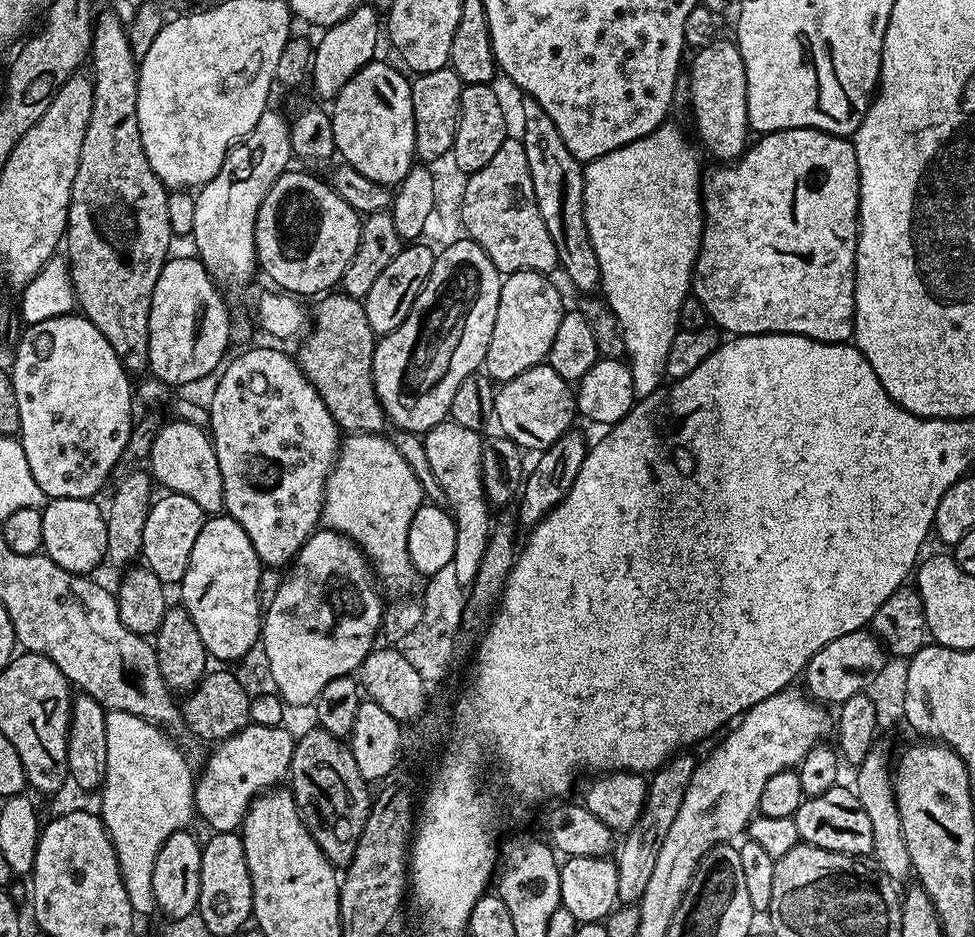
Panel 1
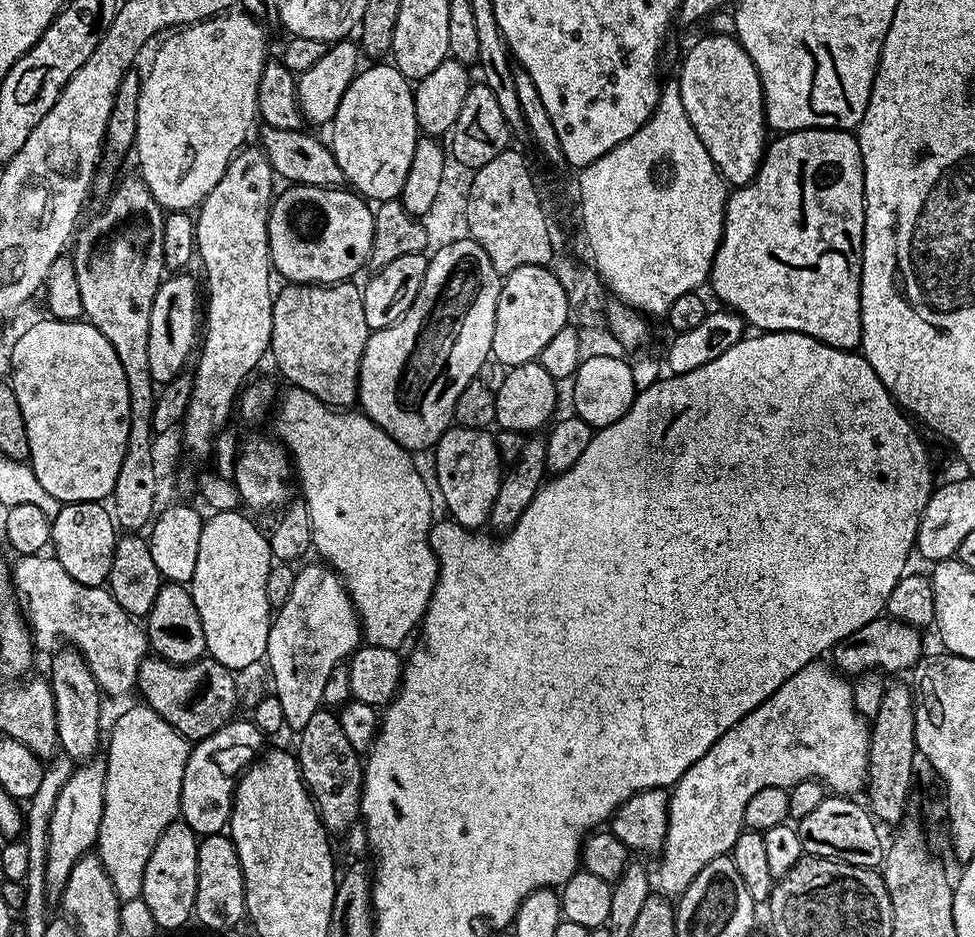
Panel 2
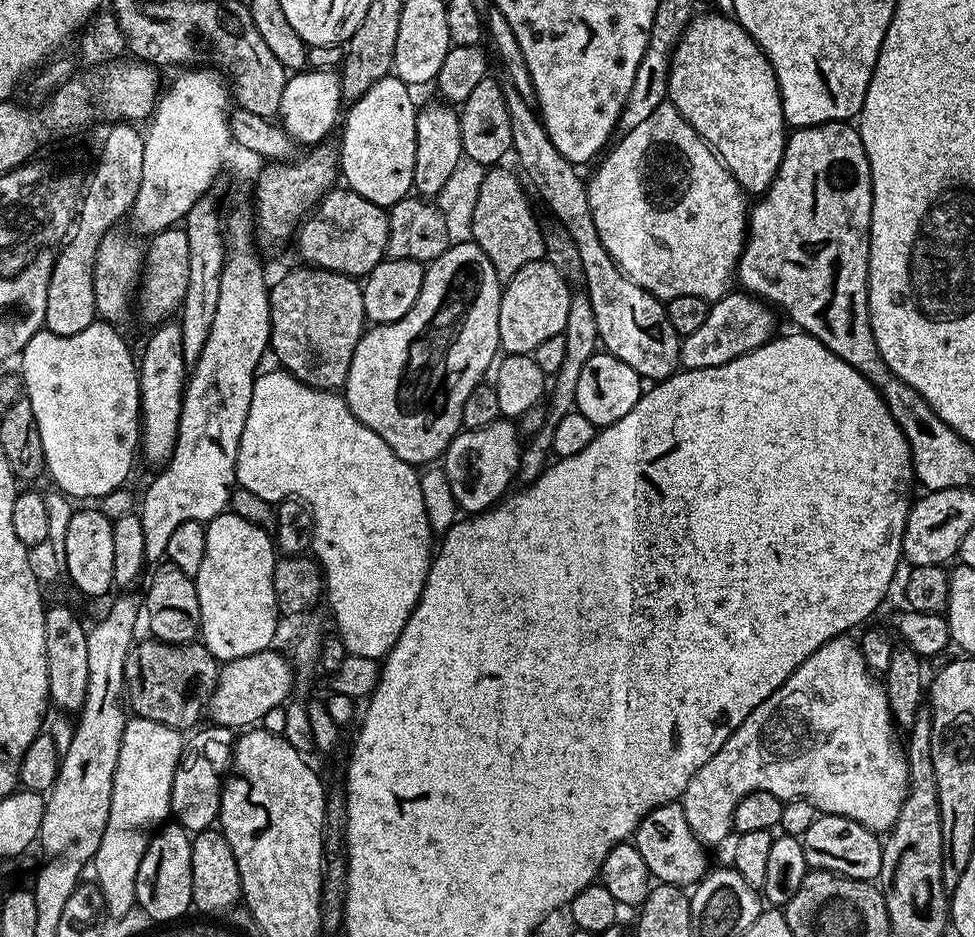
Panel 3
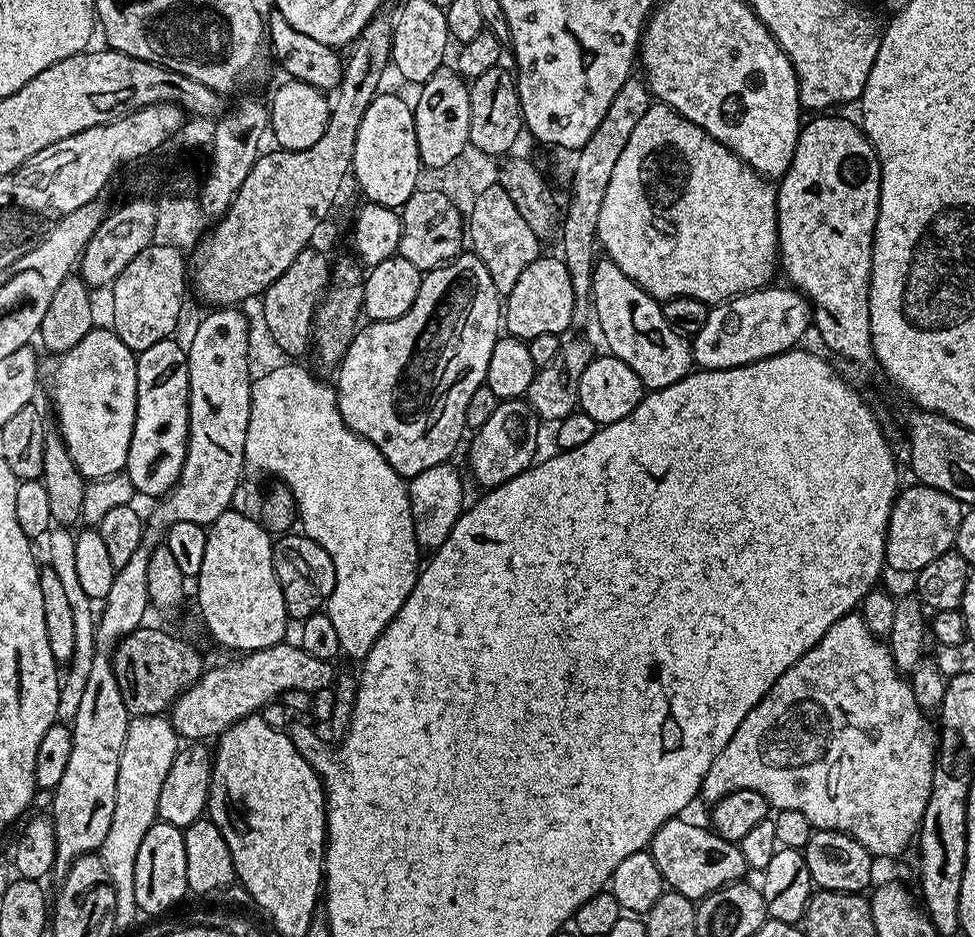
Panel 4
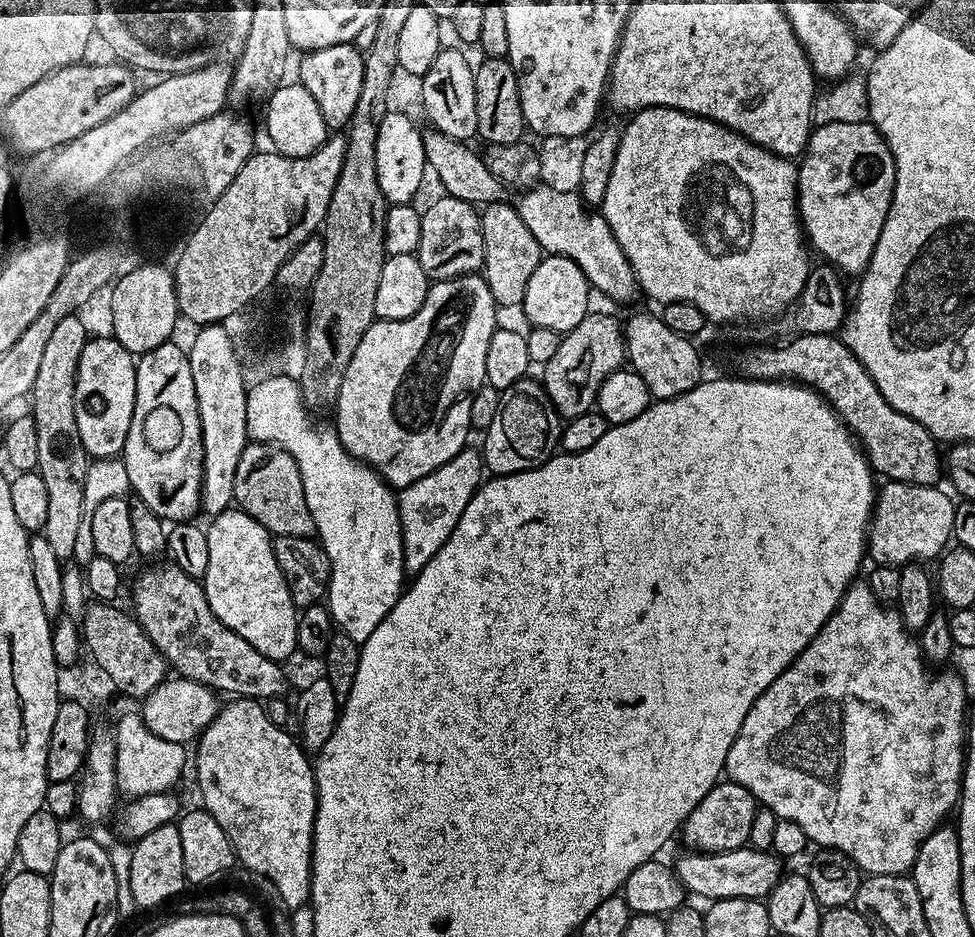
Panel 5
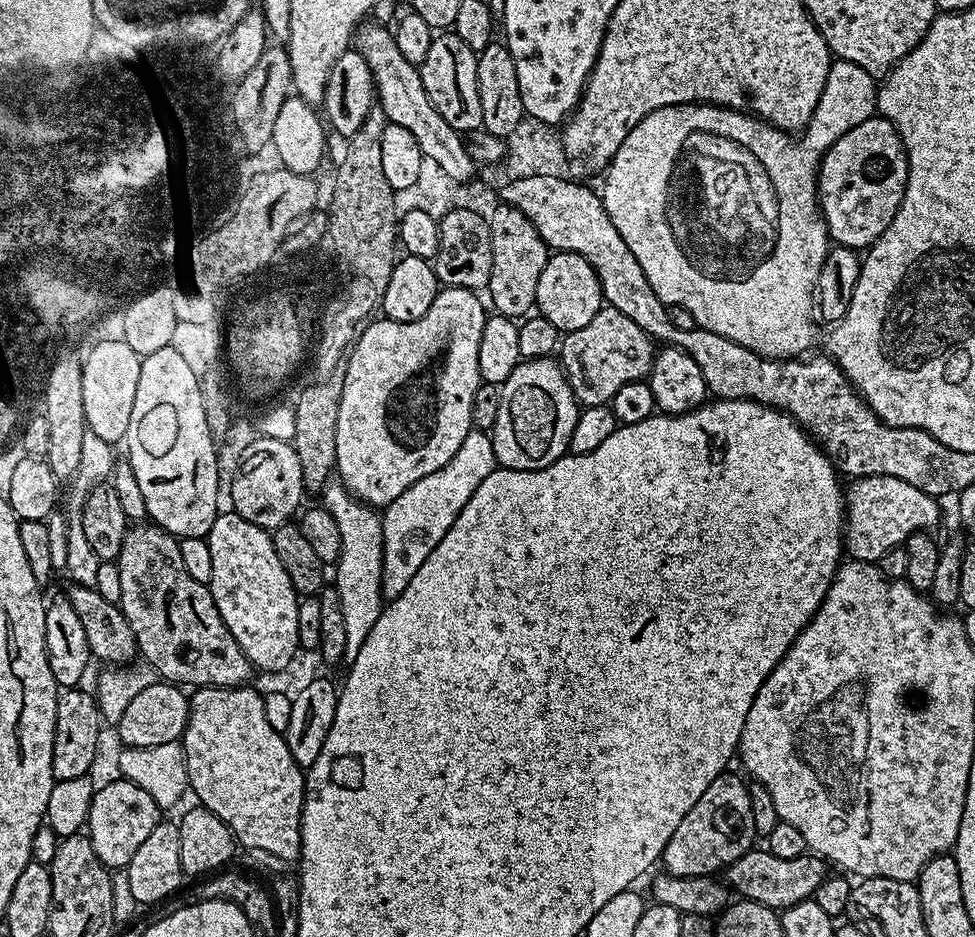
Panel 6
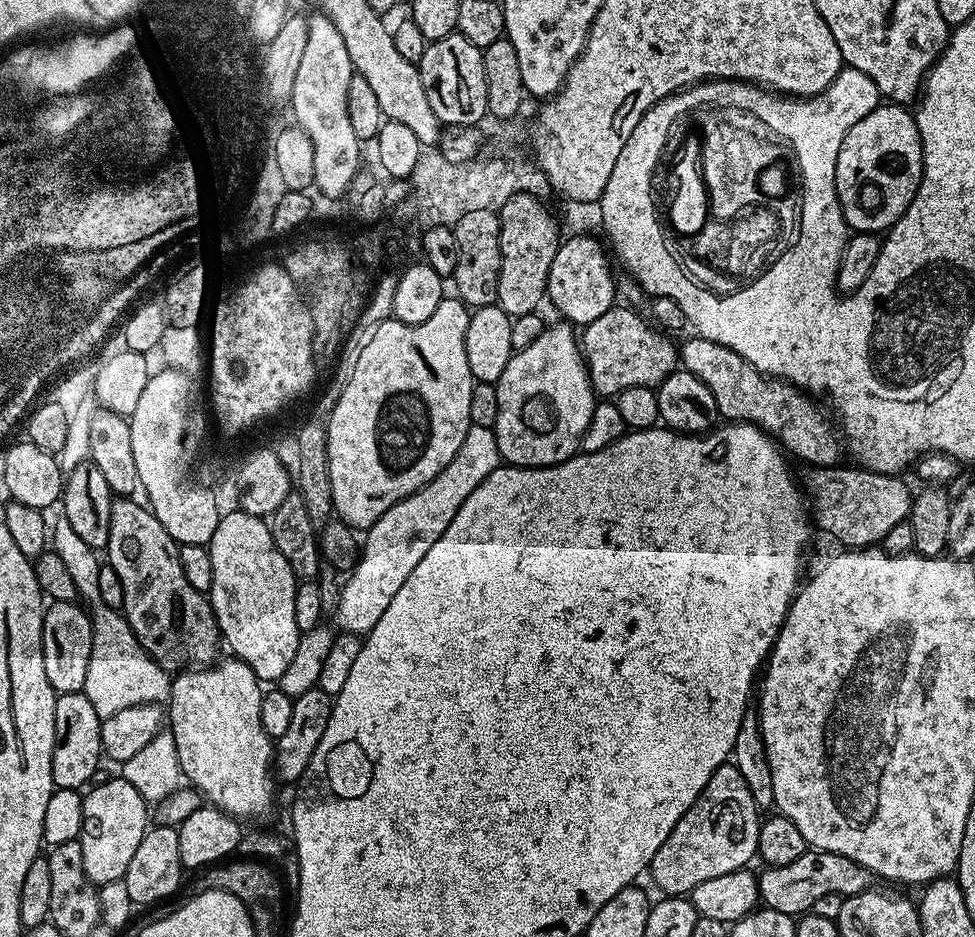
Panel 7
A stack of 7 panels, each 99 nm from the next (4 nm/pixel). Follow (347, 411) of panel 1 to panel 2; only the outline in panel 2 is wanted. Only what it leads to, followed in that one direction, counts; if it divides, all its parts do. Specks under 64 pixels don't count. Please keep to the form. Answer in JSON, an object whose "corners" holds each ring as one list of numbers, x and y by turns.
{"corners":[[341,282,339,284,293,284,285,283,284,289,275,293,272,302,272,347,270,349,270,360,276,363,276,368,289,381,291,387,301,388,310,394,314,394,314,398,318,398,323,404,328,404,331,408,339,408,348,410,357,403,360,395,360,367,362,366,362,354,366,350,366,342,368,341,370,330,366,326,366,309,362,306,364,301,364,293,359,287,355,288,355,283]]}

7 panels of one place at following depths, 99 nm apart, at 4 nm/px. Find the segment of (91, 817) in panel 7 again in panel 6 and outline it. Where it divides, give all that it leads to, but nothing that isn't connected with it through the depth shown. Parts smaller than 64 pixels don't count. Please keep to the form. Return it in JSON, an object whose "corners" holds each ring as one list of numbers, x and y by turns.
{"corners":[[121,778,110,786,96,790,90,802,90,814,86,825,86,835,94,846,94,854,109,870,127,869,130,858,134,858,138,846,150,835,150,830,158,826,162,819,162,810,142,790,142,786,134,786,134,782]]}

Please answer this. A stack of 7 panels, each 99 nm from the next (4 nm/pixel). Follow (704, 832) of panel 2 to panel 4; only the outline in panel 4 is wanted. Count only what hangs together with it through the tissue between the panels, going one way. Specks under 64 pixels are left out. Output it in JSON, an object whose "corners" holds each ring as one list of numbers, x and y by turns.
{"corners":[[853,610,847,616,838,618,826,634,822,634,819,642,811,648,746,714,742,726,734,730,734,738,726,742,726,750,714,758,714,766,706,770,706,778,700,787,699,799,701,801,715,802,726,798,734,790,758,790,762,798,766,798,769,805,776,810,798,810,798,814,806,814,806,818,812,824,813,829,823,830,826,832,844,832,850,838,854,838,873,858,880,856,900,856,908,848,908,843,917,839,920,824,926,814,926,806,930,802,932,793,932,775,936,765,936,750,938,747,938,732,932,724,929,717,914,702,912,685,894,666,894,658,890,654,887,643,881,642,875,634,866,626,866,622,860,617,859,611]]}

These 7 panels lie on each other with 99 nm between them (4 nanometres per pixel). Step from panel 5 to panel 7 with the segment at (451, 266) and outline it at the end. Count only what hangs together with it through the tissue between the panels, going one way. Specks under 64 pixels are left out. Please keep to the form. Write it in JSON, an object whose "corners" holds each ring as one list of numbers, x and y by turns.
{"corners":[[493,209,470,210,454,225,458,242,458,262,450,277,456,283,455,295,469,309,485,308,496,303,498,274,500,273,500,217]]}

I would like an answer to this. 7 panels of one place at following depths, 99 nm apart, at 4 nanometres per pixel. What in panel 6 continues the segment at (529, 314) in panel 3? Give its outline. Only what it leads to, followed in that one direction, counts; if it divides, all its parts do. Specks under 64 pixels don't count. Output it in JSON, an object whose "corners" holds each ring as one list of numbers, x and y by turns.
{"corners":[[553,251,548,257,546,266,542,266,542,278,538,278,535,311,544,316,561,334,574,330,582,330,598,314,605,303,604,292,600,289,598,274,594,274,594,266,582,258,582,254]]}

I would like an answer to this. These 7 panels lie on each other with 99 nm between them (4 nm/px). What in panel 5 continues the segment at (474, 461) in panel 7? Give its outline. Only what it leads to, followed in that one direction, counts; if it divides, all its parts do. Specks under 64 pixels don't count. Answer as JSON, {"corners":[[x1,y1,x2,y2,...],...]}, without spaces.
{"corners":[[465,446,457,456,450,458,450,462,438,466,438,470,428,472,426,478,418,478,418,482,399,489,405,573,420,572,426,566,426,562,430,562,430,558,434,558,434,554,442,550,454,526,458,526,462,510,466,510,470,498,480,487,485,472,481,453,477,449,475,452,472,446]]}

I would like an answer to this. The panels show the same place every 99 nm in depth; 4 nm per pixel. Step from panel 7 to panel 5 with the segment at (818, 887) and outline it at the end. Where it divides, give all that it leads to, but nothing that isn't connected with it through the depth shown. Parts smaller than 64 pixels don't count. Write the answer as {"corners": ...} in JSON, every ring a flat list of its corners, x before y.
{"corners":[[751,846,725,852,684,850,674,863,676,877,682,882,685,893,701,896,704,902,726,898,764,900,774,890,782,875,781,857,771,851,763,852]]}

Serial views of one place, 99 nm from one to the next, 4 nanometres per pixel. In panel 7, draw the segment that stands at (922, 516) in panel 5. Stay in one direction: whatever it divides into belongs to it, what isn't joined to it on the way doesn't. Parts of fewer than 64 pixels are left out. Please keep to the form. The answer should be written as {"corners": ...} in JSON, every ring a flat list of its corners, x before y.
{"corners":[[859,466,844,467,809,467,804,480,802,476,802,488,810,505,811,519,819,531,821,528,829,532,845,549,859,550,879,545,893,526,908,519,913,493,908,492,899,475,872,472]]}

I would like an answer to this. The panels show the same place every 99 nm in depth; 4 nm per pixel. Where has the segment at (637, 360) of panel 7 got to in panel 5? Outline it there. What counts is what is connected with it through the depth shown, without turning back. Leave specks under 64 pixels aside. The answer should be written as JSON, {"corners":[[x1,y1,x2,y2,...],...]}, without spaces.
{"corners":[[589,314,574,330,563,333,558,350,550,362,542,365,544,391,552,399,556,413,565,421,578,418,578,414,593,411,600,384,610,374,625,367,624,330,621,321,612,316]]}

